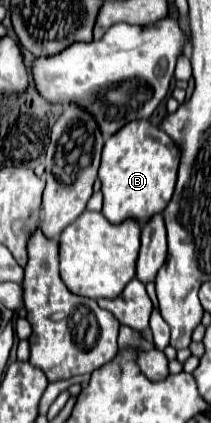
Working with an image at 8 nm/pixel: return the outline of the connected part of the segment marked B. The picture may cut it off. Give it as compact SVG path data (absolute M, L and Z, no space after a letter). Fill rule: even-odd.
M147 120L129 122L103 146L99 166L99 180L103 184L101 214L113 224L121 224L127 218L133 218L143 226L155 214L161 214L169 204L177 180L177 166L179 148L165 132L151 126Z

